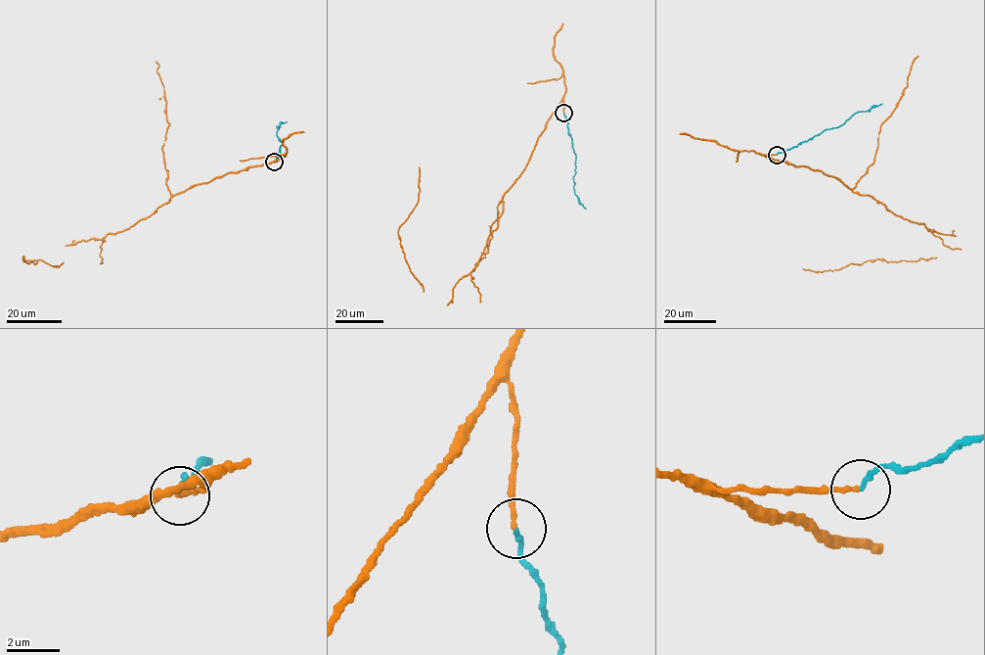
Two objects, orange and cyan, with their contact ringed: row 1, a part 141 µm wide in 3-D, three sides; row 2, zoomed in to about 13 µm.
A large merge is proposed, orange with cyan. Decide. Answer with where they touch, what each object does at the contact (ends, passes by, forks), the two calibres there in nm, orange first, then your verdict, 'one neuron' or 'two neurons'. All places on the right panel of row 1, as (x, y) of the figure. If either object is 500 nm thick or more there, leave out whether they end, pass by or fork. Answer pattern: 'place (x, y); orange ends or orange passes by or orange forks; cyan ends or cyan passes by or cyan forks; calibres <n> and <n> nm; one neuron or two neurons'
place (777, 155); orange ends; cyan ends; calibres 200 and 200 nm; one neuron

